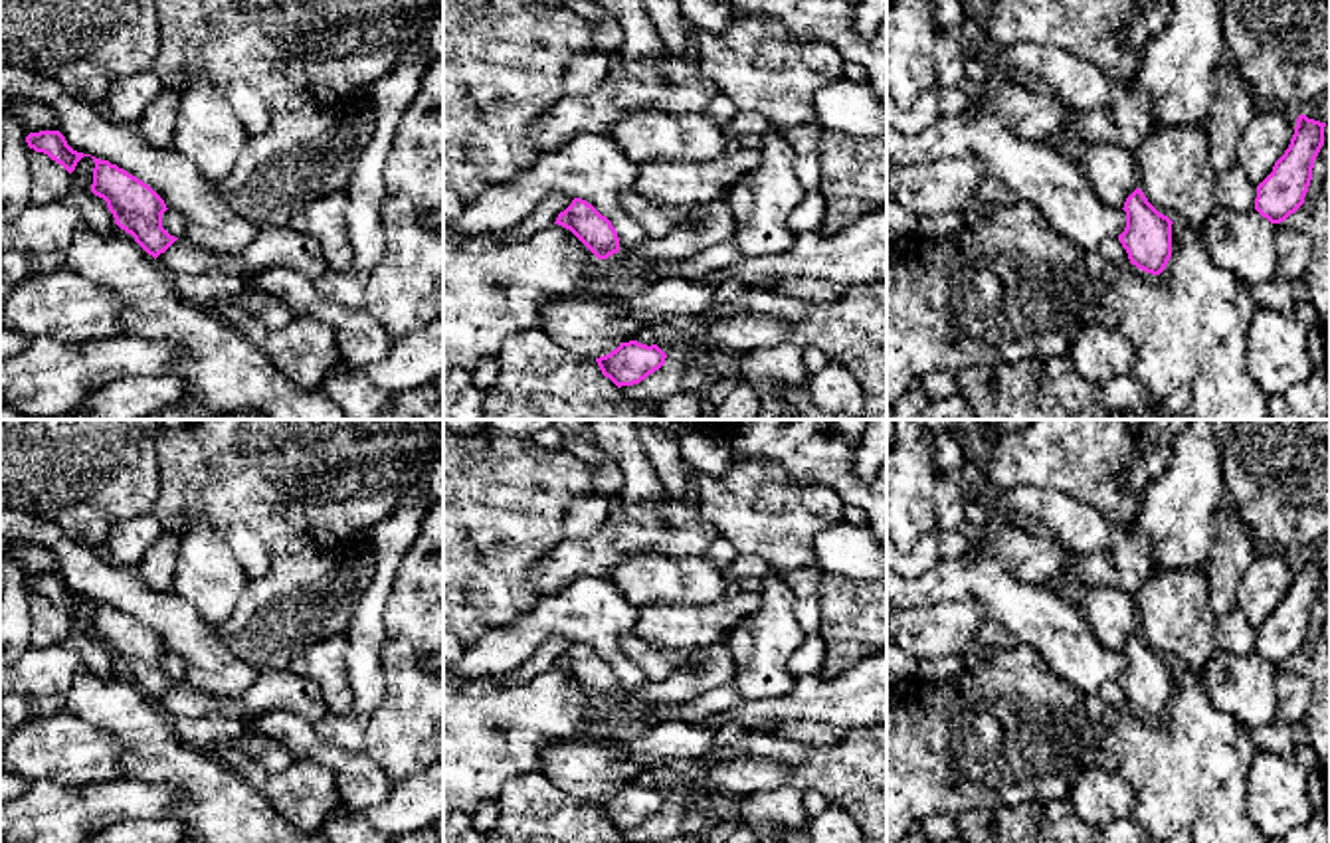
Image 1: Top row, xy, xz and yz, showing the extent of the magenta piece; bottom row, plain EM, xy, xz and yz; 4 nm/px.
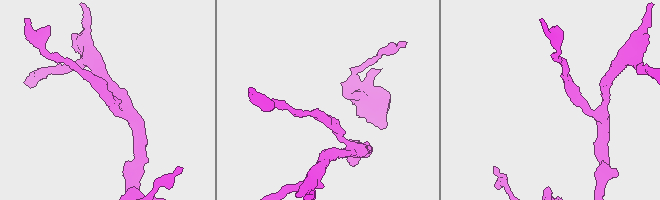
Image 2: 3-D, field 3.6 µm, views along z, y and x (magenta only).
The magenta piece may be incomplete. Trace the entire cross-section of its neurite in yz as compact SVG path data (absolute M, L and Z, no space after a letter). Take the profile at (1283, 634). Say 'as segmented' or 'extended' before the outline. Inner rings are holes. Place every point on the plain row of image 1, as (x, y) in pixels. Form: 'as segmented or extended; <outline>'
as segmented; M1298 558L1288 592L1257 629L1255 653L1271 667L1284 665L1304 647L1314 604L1324 588L1324 570L1326 566Z

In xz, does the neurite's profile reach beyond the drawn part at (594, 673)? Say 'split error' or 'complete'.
complete

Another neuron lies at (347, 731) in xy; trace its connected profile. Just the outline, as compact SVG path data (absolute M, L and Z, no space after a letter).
M350 708L342 714L329 712L321 722L315 724L315 728L317 734L331 746L348 752L364 752L368 722L370 714Z

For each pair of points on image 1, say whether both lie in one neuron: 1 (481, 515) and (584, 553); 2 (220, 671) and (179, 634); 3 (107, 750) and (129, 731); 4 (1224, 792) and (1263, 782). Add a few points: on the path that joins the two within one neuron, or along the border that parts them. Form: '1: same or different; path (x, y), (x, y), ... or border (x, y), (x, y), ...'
1: different; border (565, 539), (529, 568), (529, 578)
2: same; path (210, 661), (189, 640)
3: different; border (78, 715), (109, 733), (121, 745), (121, 774)
4: different; border (1257, 750), (1247, 796), (1247, 810), (1255, 822)

